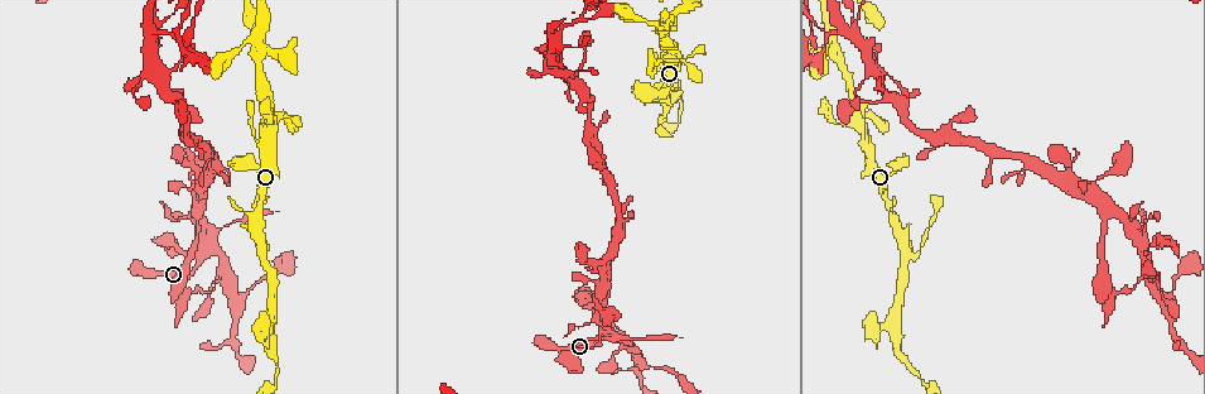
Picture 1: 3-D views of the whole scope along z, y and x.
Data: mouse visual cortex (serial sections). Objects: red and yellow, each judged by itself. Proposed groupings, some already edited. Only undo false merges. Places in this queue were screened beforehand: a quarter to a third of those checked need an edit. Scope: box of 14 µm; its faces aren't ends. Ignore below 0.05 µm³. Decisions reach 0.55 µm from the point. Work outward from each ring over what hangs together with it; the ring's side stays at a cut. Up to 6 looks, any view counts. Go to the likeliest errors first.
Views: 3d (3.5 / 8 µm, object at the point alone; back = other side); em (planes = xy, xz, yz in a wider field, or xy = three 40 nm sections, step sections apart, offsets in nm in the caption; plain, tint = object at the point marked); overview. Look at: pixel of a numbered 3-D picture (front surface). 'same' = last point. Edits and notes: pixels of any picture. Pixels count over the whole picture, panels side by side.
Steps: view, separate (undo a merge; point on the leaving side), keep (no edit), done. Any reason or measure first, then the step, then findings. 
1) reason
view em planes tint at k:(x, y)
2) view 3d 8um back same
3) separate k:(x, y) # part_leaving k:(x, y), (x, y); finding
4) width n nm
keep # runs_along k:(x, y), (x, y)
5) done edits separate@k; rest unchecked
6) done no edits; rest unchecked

three-way junction
view 3d 8um at 1:(1112, 211)

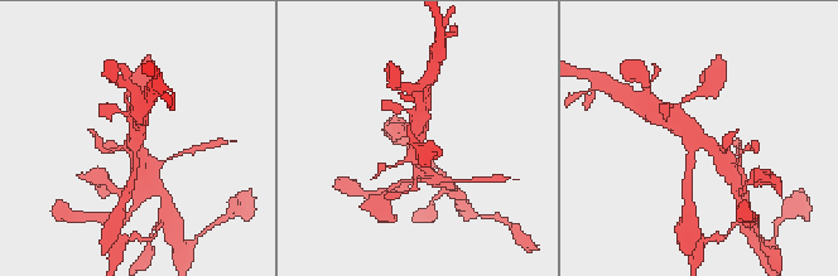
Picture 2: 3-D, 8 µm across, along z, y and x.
view 3d 3.5um at 2:(135, 140)

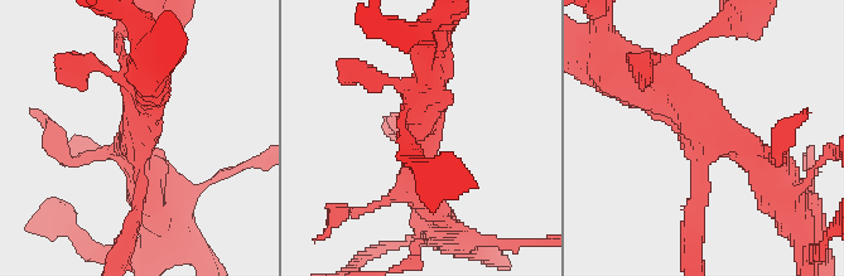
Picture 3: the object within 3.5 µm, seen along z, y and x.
need the tissue
view em xy step 1 tint at 3:(133, 139)

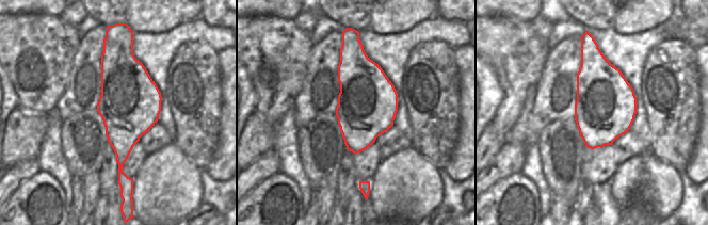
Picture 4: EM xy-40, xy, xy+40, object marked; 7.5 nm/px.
width 440 nm
keep # runs_along 3:(779, 192), (659, 83); one cell here

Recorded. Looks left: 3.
a narrow waist
view em xy step 3 tint at 1:(858, 88)

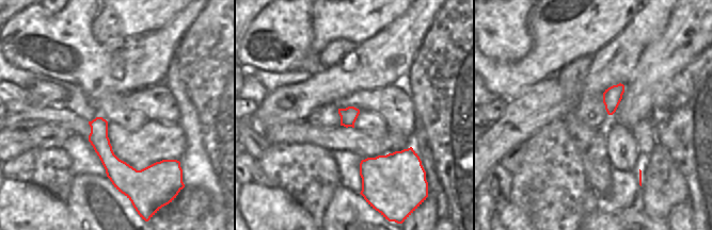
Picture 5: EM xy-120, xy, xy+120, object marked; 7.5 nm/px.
see where the arms go
view 3d 3.5um same

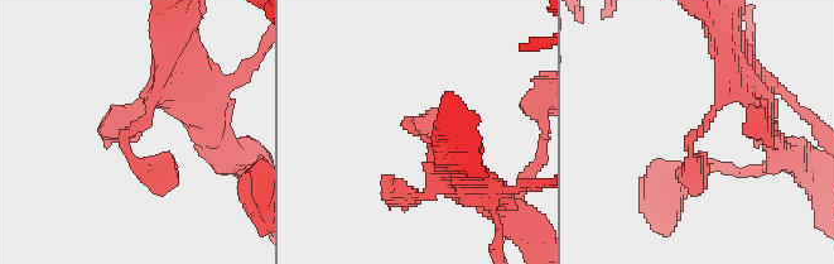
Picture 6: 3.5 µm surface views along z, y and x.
width 130 nm
keep # runs_along 5:(92, 124), (126, 175), (168, 162); all the same cell

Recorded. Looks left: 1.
done no edits; rest unchecked

